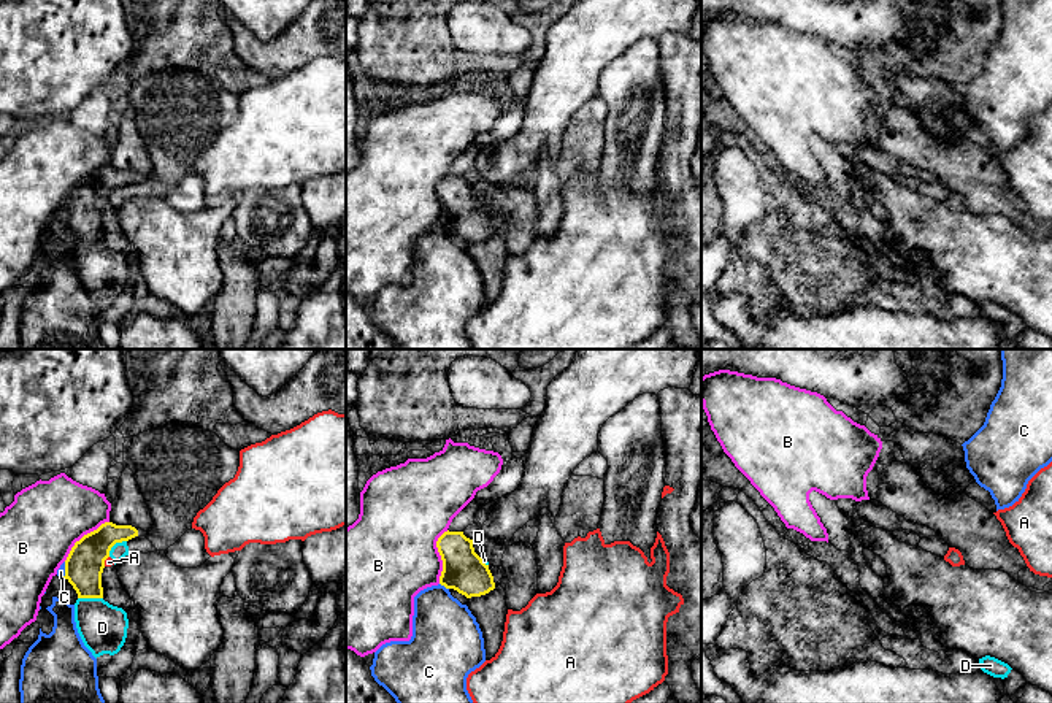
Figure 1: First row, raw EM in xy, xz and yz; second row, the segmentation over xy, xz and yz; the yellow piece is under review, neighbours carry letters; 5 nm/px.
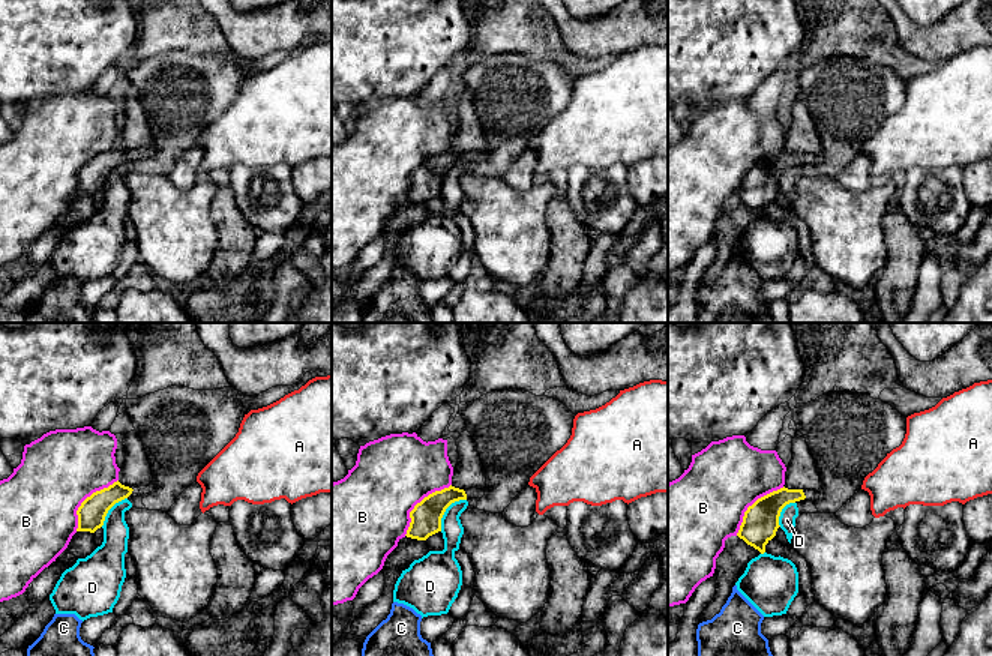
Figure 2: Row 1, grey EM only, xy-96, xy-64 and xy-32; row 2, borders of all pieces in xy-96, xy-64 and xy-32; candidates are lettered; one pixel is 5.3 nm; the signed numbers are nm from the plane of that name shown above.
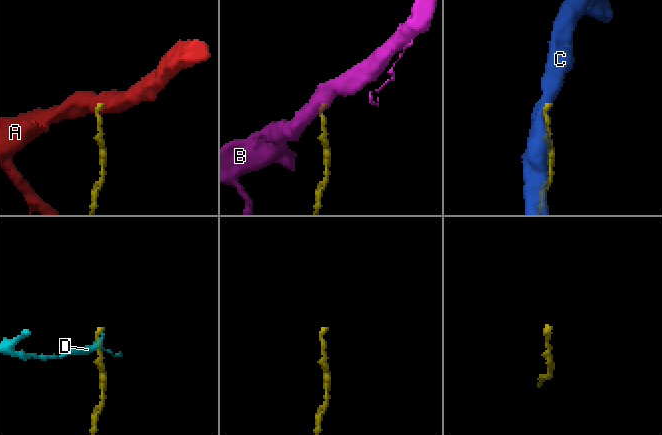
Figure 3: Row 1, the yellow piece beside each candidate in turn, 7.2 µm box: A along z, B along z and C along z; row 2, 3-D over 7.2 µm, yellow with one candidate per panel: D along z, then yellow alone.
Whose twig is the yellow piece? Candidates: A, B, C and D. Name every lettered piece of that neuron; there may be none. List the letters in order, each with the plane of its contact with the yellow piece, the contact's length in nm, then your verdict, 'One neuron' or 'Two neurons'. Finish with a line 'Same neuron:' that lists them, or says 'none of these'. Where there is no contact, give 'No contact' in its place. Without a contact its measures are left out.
A: Touches yellow in xy. Shared border 60 nm. Two neurons
B: Touches yellow in xz. Shared border 280 nm. Two neurons
C: Touches yellow in xz. Shared border 60 nm. Two neurons
D: Touches yellow in xy. Shared border 130 nm. Two neurons
Same neuron: none of these

